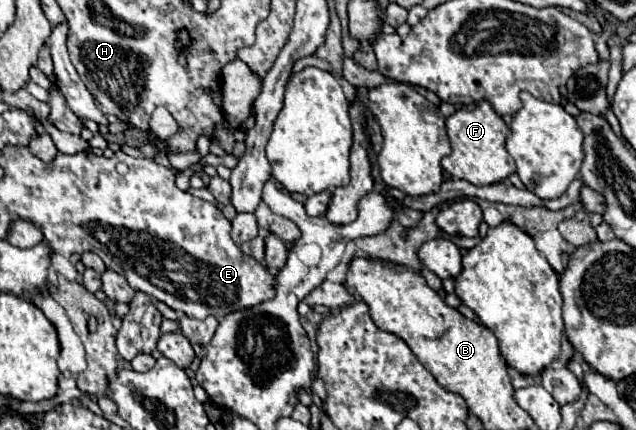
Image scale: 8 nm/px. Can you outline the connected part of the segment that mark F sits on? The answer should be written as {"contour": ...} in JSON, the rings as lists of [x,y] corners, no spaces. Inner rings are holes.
{"contour":[[[485,99],[457,109],[451,117],[447,117],[445,125],[451,141],[451,153],[441,159],[441,167],[451,177],[465,179],[473,185],[491,185],[515,173],[515,161],[505,149],[505,139],[511,131]]]}

